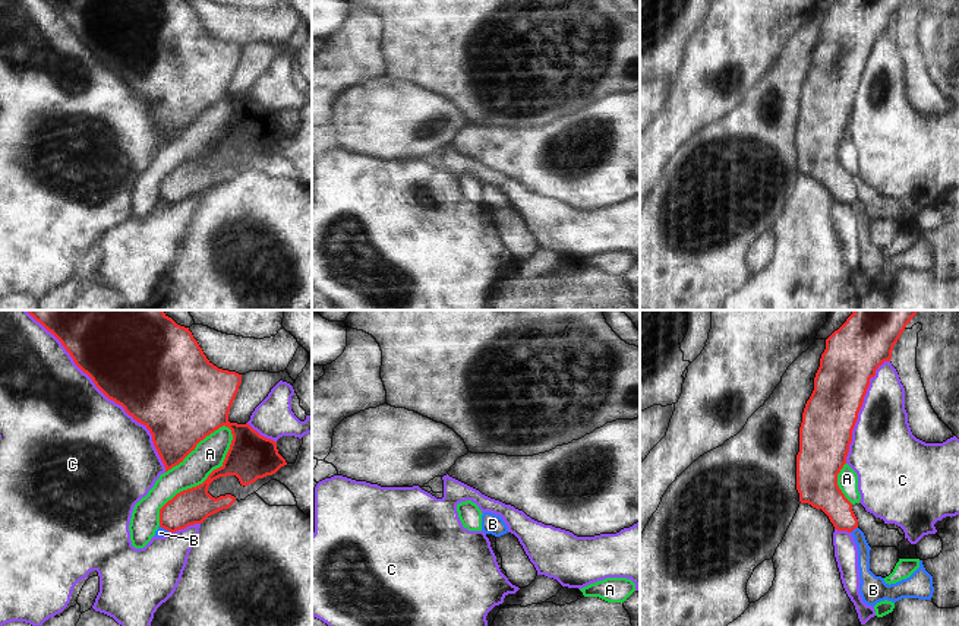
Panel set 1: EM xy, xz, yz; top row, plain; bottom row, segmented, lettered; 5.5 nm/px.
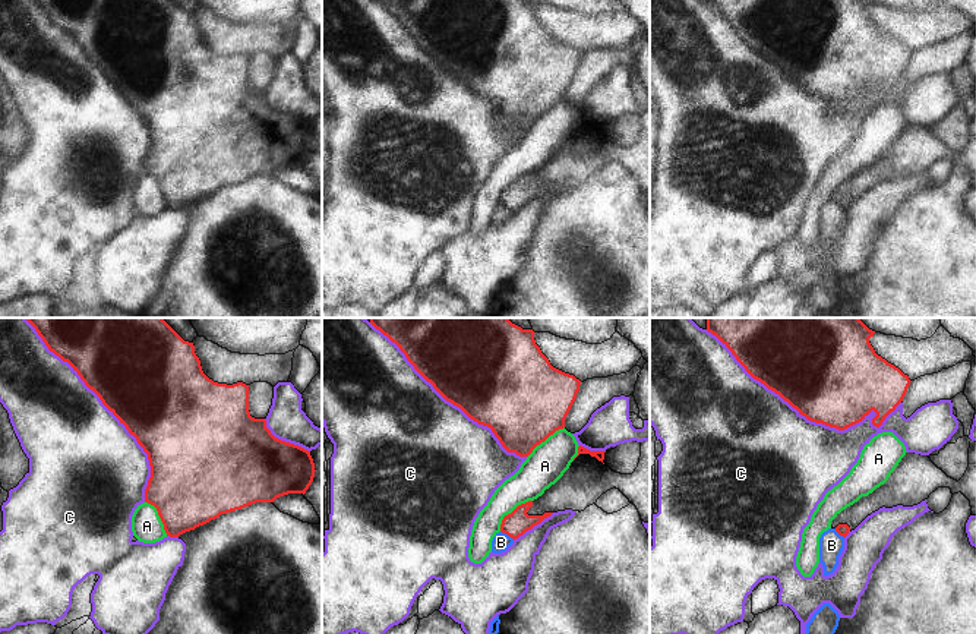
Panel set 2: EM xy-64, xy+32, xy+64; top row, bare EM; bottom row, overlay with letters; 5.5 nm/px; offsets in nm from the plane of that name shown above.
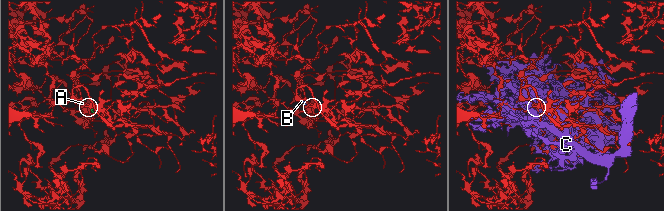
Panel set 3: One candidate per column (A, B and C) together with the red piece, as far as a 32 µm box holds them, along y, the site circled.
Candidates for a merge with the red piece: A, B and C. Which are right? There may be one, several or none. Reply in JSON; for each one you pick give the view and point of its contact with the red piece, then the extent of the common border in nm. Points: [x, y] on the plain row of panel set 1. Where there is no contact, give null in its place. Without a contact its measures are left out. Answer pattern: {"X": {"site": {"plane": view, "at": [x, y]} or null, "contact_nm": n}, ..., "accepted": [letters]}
{"accepted": []}

